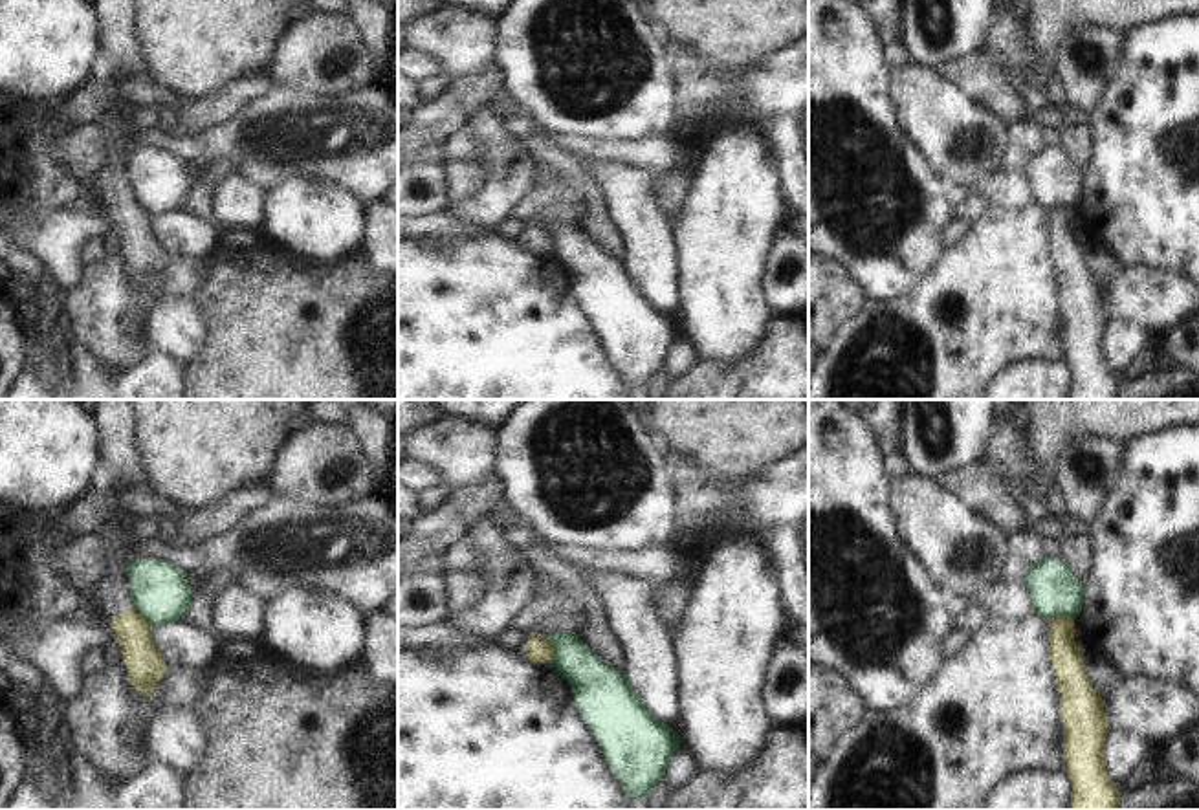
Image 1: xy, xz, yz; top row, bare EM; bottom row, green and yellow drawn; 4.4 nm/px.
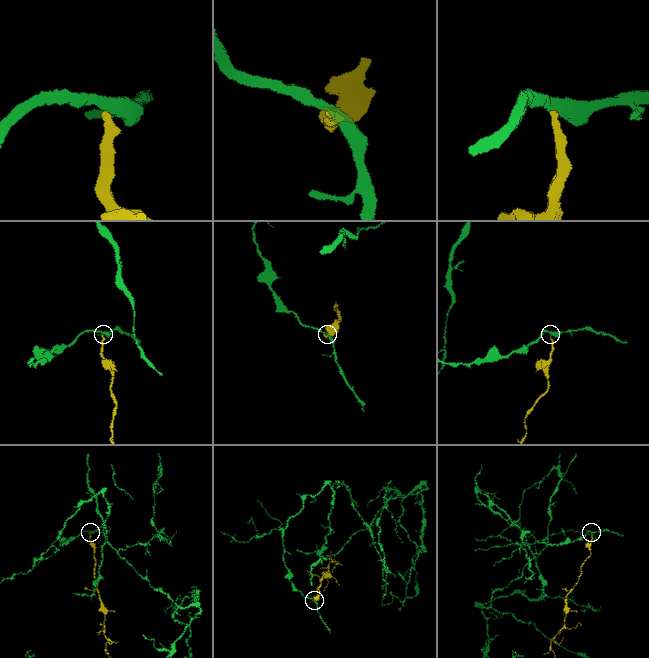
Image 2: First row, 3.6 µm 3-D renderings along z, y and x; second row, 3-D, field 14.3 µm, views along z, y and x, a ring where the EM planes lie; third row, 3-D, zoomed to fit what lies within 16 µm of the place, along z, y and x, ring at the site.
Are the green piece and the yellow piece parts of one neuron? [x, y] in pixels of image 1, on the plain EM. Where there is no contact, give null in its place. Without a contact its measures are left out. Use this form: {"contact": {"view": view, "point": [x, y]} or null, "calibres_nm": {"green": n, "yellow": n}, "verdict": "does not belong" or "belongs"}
{"contact": {"view": "xz", "point": [554, 240]}, "calibres_nm": {"green": 220, "yellow": 110}, "verdict": "does not belong"}

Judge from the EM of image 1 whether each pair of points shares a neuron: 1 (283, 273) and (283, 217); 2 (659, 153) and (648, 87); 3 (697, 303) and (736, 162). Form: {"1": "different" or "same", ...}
{"1": "different", "2": "different", "3": "same"}

